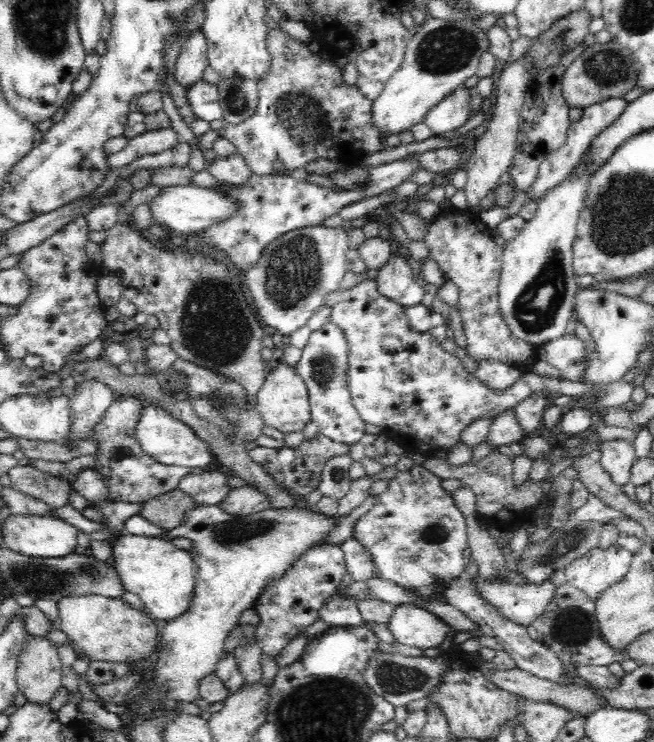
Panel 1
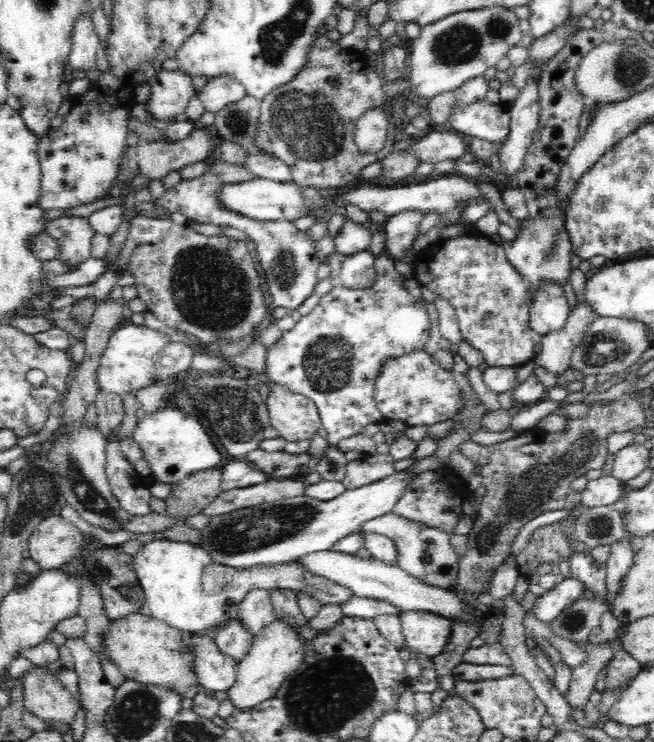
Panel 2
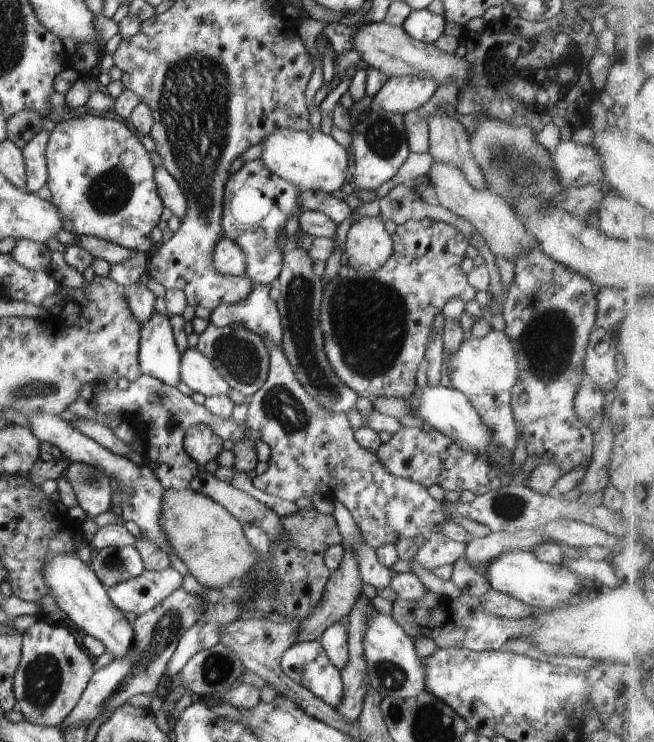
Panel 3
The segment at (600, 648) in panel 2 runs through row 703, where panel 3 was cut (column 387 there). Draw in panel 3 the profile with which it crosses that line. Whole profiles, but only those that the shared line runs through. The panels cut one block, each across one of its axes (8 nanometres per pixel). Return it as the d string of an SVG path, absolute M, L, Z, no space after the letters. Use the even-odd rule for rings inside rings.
M334 501L333 503L333 518L343 537L342 544L344 544L344 547L348 545L353 548L359 563L362 583L373 586L377 591L390 587L394 576L393 571L383 566L378 561L375 550L362 540L361 532L346 506L339 501Z

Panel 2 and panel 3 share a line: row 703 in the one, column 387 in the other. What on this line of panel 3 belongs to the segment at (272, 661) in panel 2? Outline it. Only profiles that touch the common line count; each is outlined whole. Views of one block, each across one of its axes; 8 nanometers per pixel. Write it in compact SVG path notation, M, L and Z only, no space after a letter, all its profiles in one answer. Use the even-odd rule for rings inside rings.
M381 217L360 218L348 232L344 251L347 266L366 274L376 273L392 257L393 245Z

